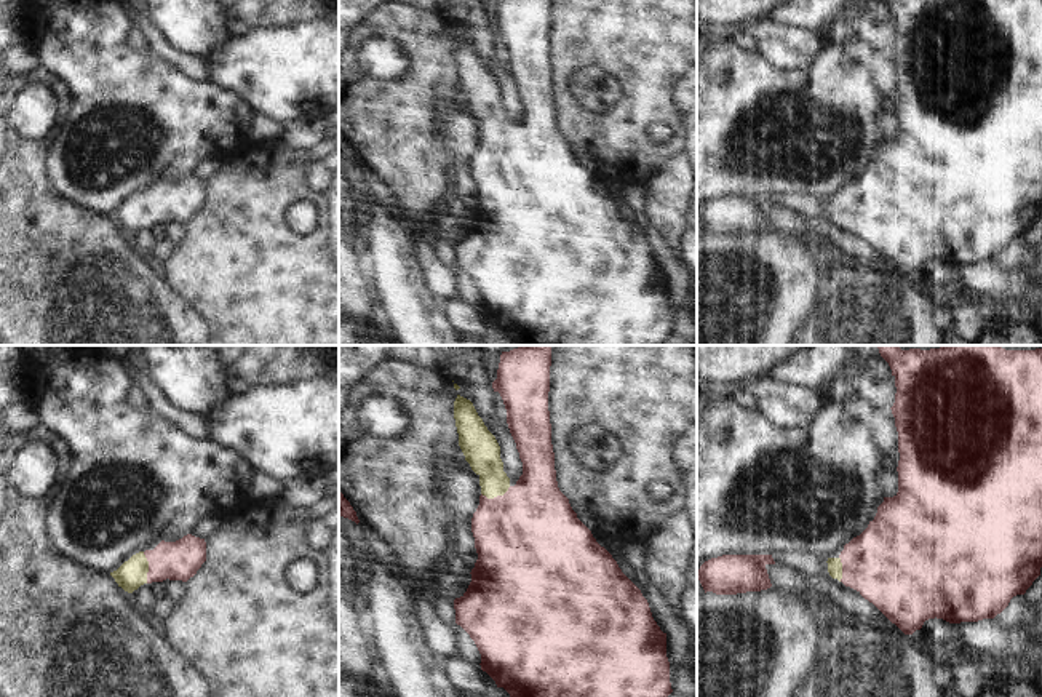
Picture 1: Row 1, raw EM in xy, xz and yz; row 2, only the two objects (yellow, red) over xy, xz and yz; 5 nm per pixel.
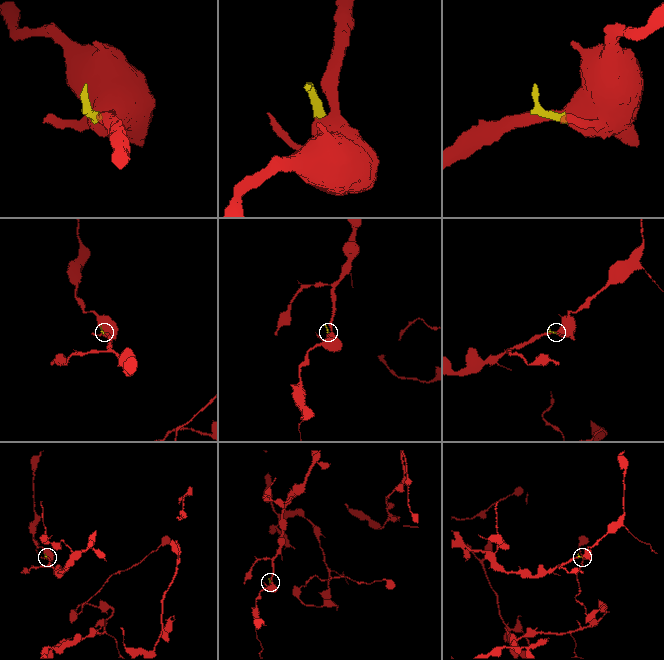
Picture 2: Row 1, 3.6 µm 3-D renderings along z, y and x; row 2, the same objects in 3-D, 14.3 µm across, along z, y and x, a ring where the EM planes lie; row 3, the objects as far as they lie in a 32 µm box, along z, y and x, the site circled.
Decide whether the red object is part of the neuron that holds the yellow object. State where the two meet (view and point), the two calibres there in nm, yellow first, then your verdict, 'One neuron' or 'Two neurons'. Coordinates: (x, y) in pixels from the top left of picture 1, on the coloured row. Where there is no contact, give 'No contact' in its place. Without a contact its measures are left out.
Touches yellow at xy (147, 568). Thickness 150 nm (yellow) against 200 nm. One neuron

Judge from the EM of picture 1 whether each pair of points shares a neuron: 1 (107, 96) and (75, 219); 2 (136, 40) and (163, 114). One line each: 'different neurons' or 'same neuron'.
1: different neurons
2: different neurons

